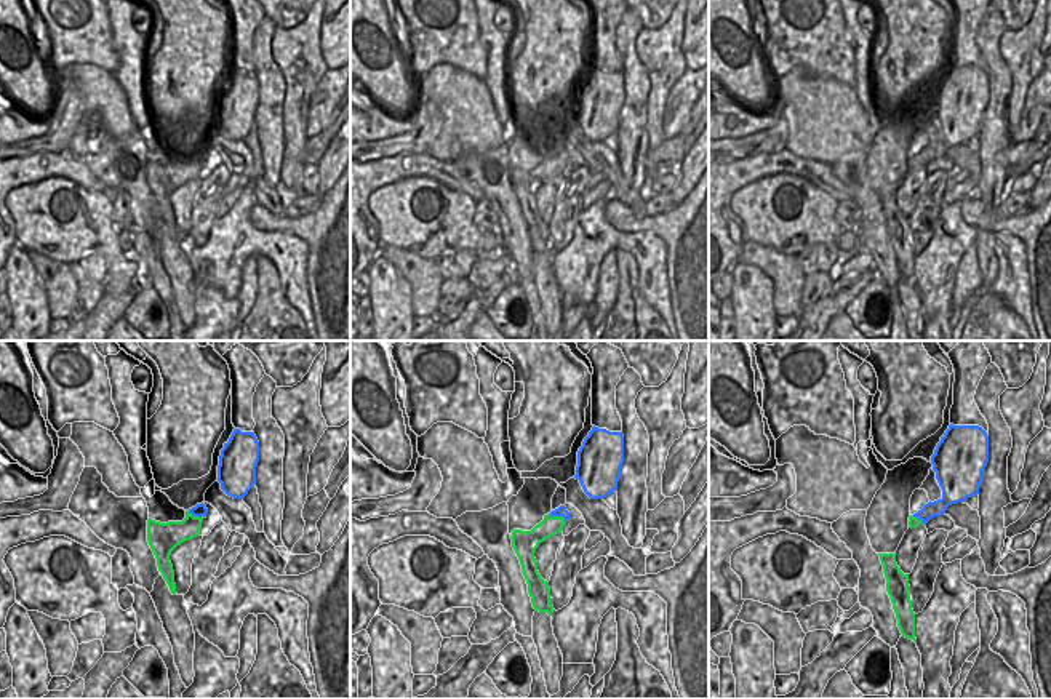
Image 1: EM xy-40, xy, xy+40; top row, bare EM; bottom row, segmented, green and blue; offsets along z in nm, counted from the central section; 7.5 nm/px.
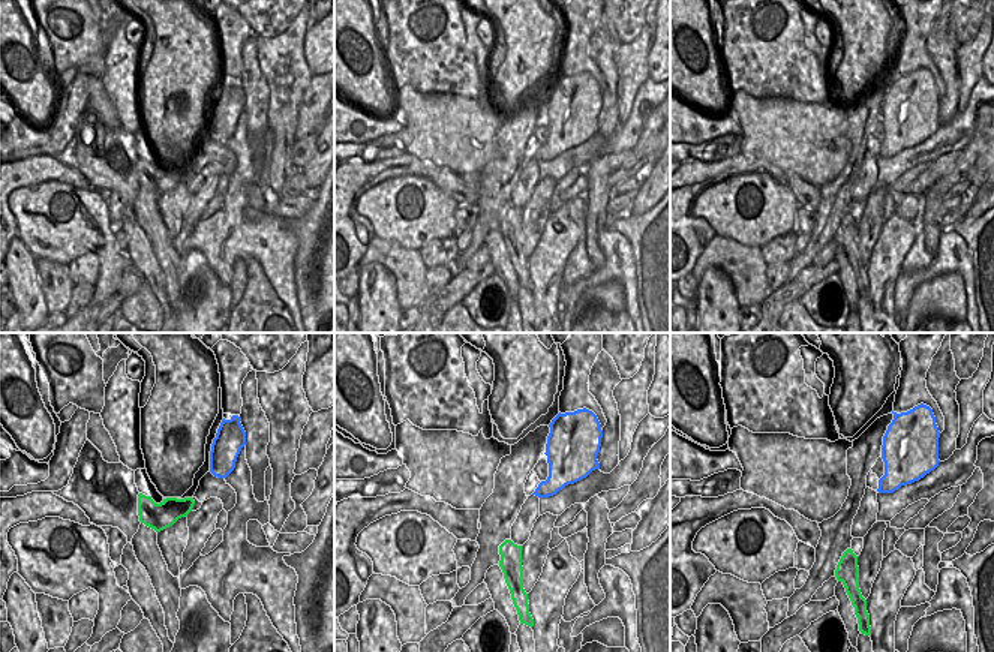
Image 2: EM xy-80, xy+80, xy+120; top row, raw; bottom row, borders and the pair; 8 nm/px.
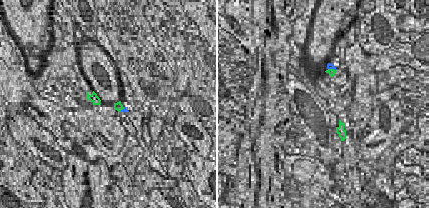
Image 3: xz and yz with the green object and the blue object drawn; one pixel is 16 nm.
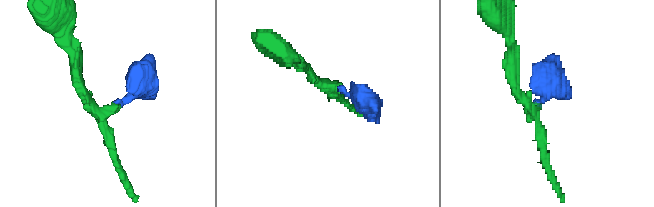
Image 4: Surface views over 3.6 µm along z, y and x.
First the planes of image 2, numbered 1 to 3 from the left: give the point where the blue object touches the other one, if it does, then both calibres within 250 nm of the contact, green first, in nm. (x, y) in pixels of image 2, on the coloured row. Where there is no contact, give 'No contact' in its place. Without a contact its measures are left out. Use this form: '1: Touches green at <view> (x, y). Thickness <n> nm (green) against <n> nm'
1: No contact
2: No contact
3: No contact.

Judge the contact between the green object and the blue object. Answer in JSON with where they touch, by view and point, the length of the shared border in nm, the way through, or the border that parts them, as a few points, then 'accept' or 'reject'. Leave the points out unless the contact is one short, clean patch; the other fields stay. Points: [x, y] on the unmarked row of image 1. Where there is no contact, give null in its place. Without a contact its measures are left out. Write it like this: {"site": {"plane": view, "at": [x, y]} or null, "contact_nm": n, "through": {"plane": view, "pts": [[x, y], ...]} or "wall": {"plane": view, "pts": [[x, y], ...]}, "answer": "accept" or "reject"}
{"site": {"plane": "xy", "at": [557, 159]}, "contact_nm": 160, "wall": {"plane": "xy", "pts": [[547, 155], [559, 157], [565, 163]]}, "answer": "reject"}

